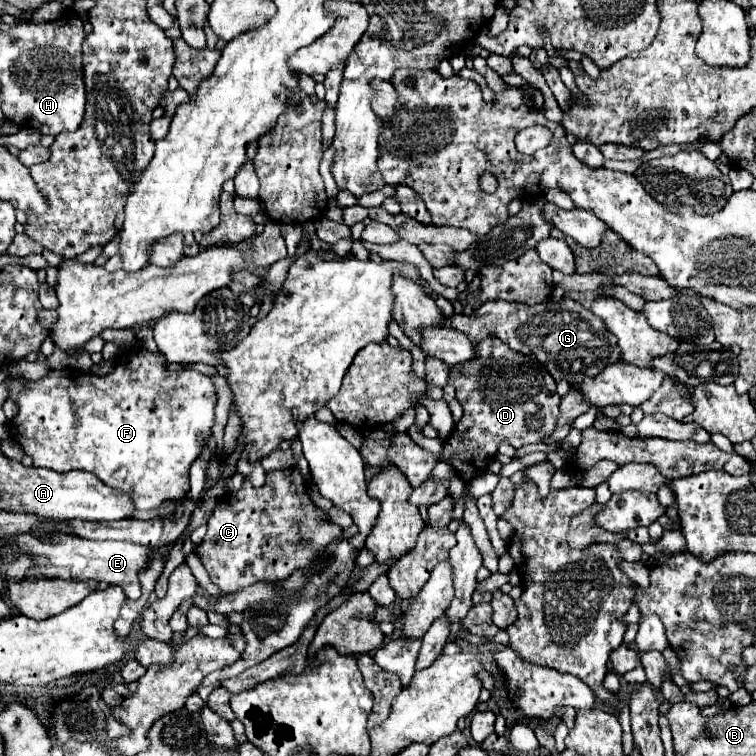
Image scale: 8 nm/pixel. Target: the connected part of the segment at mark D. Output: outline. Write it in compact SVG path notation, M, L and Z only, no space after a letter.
M484 338L478 344L478 354L470 362L450 366L448 384L454 386L456 400L462 404L464 416L456 422L440 454L432 454L420 448L406 432L392 434L388 438L388 460L404 472L414 488L430 478L432 468L440 460L448 462L468 486L476 478L478 470L486 472L488 458L496 456L502 442L522 448L526 444L542 442L556 428L560 396L556 392L554 378L540 362L510 350L504 342L498 342L498 338Z

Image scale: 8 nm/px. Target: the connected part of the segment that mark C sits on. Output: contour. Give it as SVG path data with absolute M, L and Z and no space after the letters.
M294 466L268 472L268 482L262 488L254 488L248 480L244 480L242 488L230 494L230 500L220 500L212 512L212 517L207 521L206 535L195 550L212 582L222 592L227 593L252 586L254 582L274 582L288 578L296 568L310 566L312 558L316 558L318 552L330 542L338 540L340 534L342 528L330 524L324 518L324 510L316 508L310 502L304 478Z

